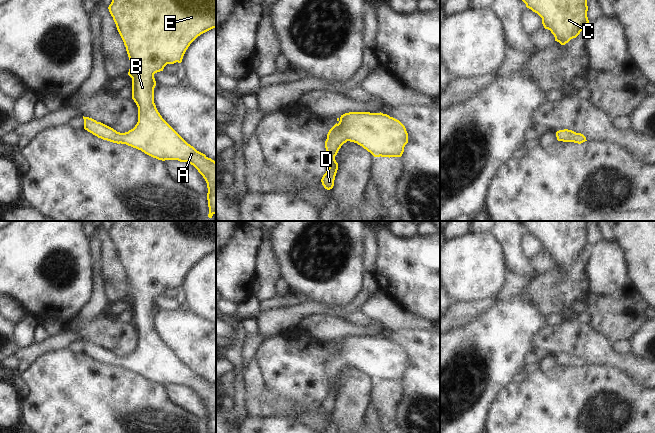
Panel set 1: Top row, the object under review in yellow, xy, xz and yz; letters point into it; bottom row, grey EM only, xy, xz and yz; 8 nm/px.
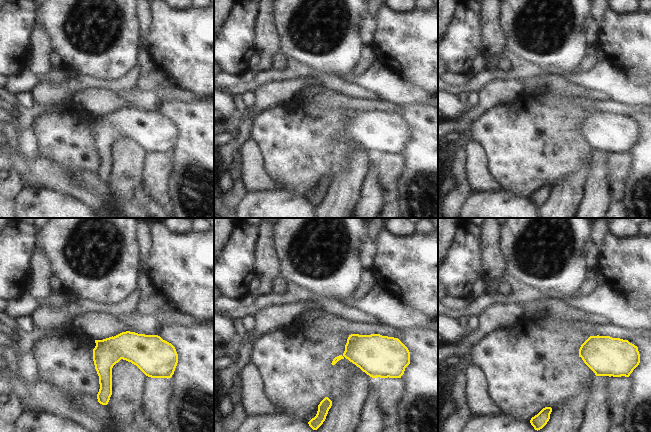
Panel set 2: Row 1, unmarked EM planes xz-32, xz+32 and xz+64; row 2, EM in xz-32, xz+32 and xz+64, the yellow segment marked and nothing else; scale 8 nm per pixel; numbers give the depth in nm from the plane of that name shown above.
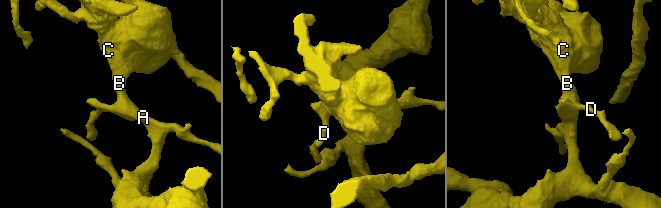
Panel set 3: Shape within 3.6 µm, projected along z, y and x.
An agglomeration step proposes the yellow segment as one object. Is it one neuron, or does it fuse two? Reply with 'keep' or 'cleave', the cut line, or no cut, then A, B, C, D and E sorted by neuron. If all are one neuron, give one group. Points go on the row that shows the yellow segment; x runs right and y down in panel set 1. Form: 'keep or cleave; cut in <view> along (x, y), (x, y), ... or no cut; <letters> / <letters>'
keep; no cut; A B C D E

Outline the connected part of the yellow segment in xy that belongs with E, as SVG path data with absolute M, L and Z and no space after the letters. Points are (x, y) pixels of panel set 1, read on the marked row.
M112 0L108 7L124 42L130 60L128 75L132 78L132 99L138 107L138 122L128 132L120 133L96 120L84 117L84 129L93 135L117 144L126 144L158 160L178 160L193 165L207 183L208 217L216 214L216 162L188 144L160 115L154 103L154 74L167 64L181 63L190 44L201 34L216 28L216 0Z

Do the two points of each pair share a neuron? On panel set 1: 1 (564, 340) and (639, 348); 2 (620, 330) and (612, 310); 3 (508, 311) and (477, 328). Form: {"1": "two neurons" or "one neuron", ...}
{"1": "two neurons", "2": "one neuron", "3": "one neuron"}

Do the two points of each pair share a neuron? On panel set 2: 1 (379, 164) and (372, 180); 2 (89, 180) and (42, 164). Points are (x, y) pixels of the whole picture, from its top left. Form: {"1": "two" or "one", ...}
{"1": "two", "2": "one"}

